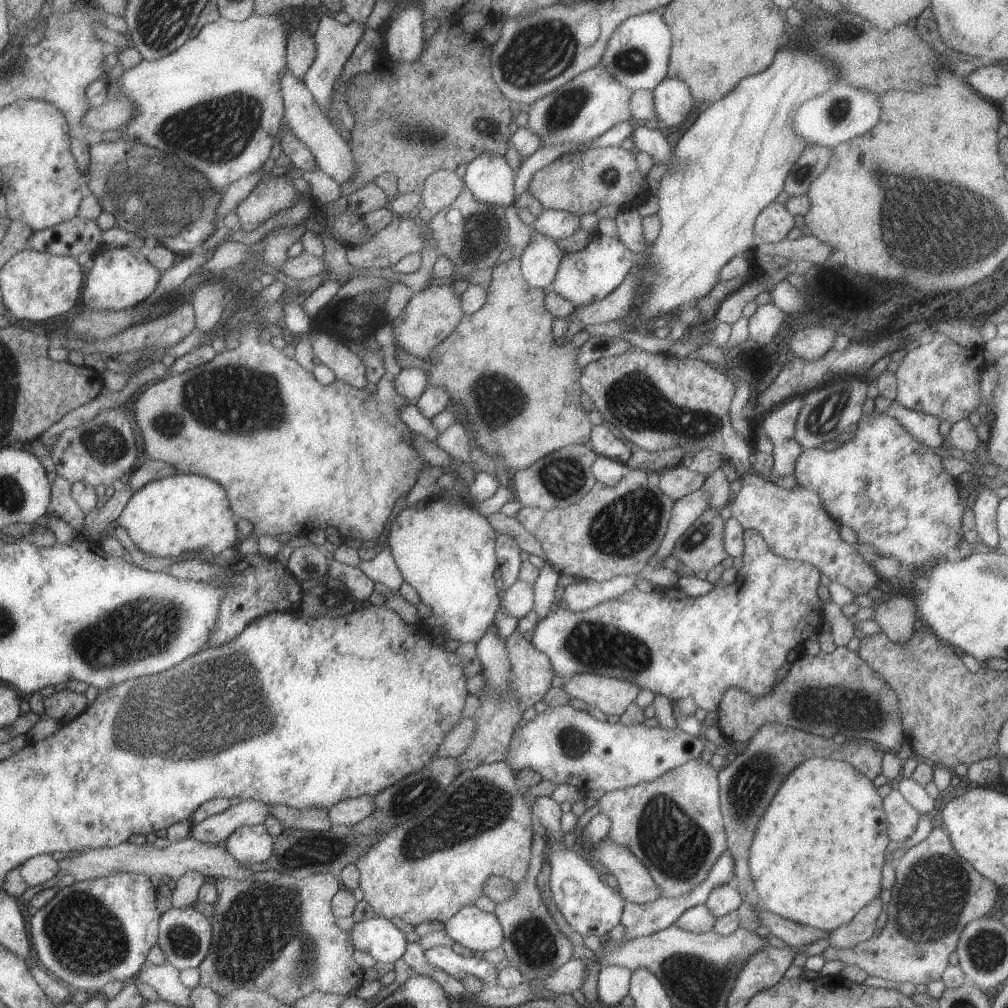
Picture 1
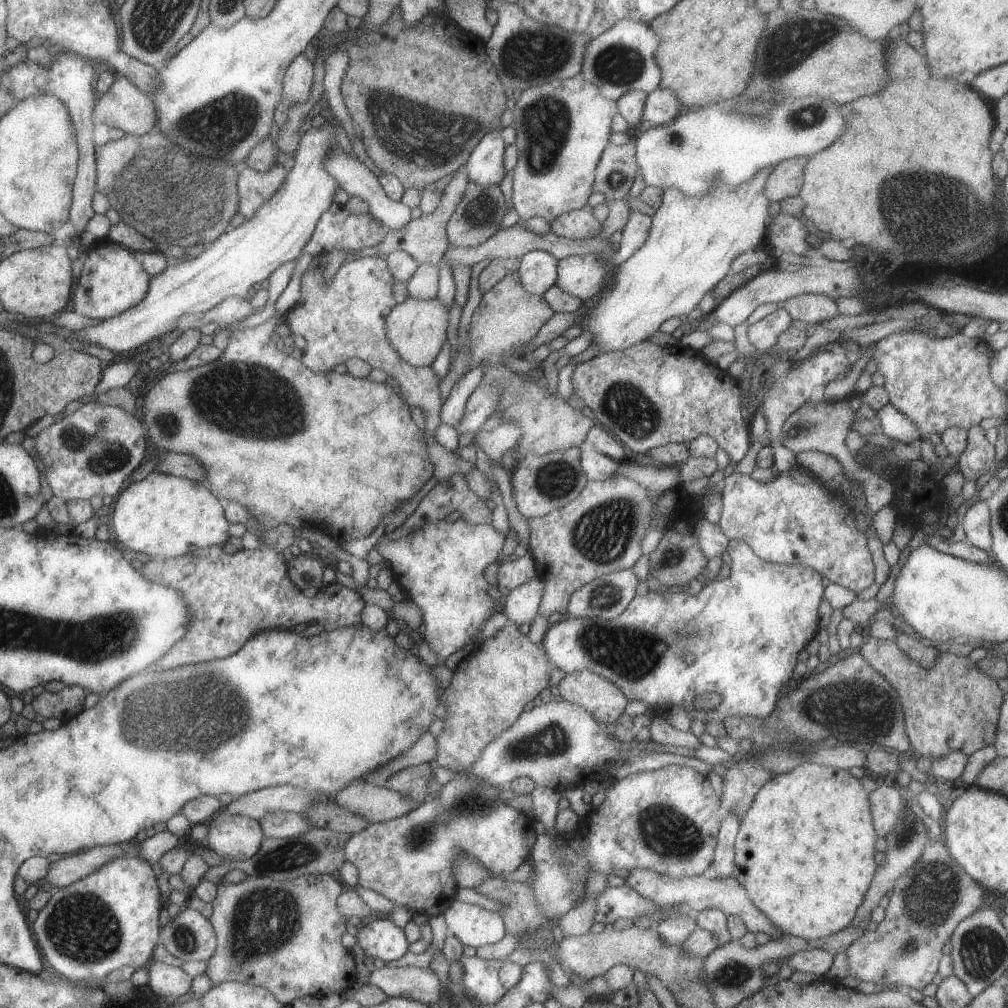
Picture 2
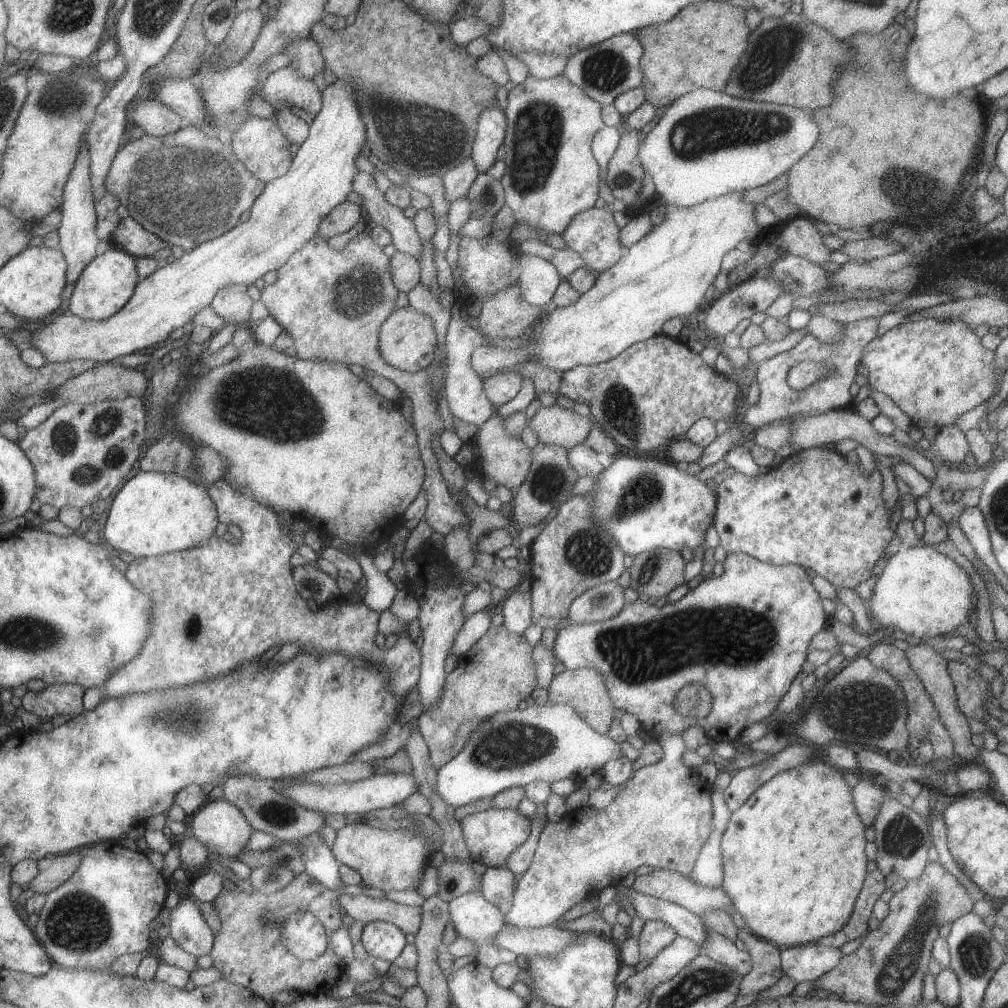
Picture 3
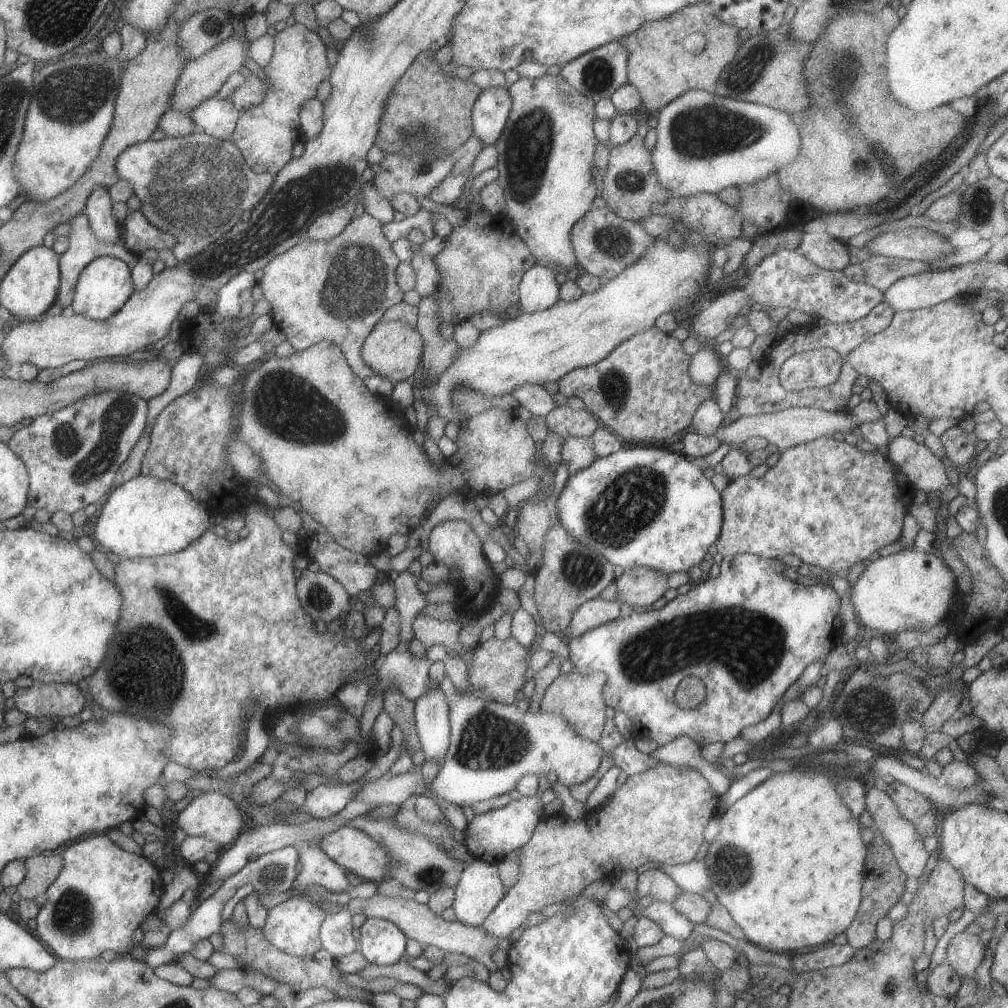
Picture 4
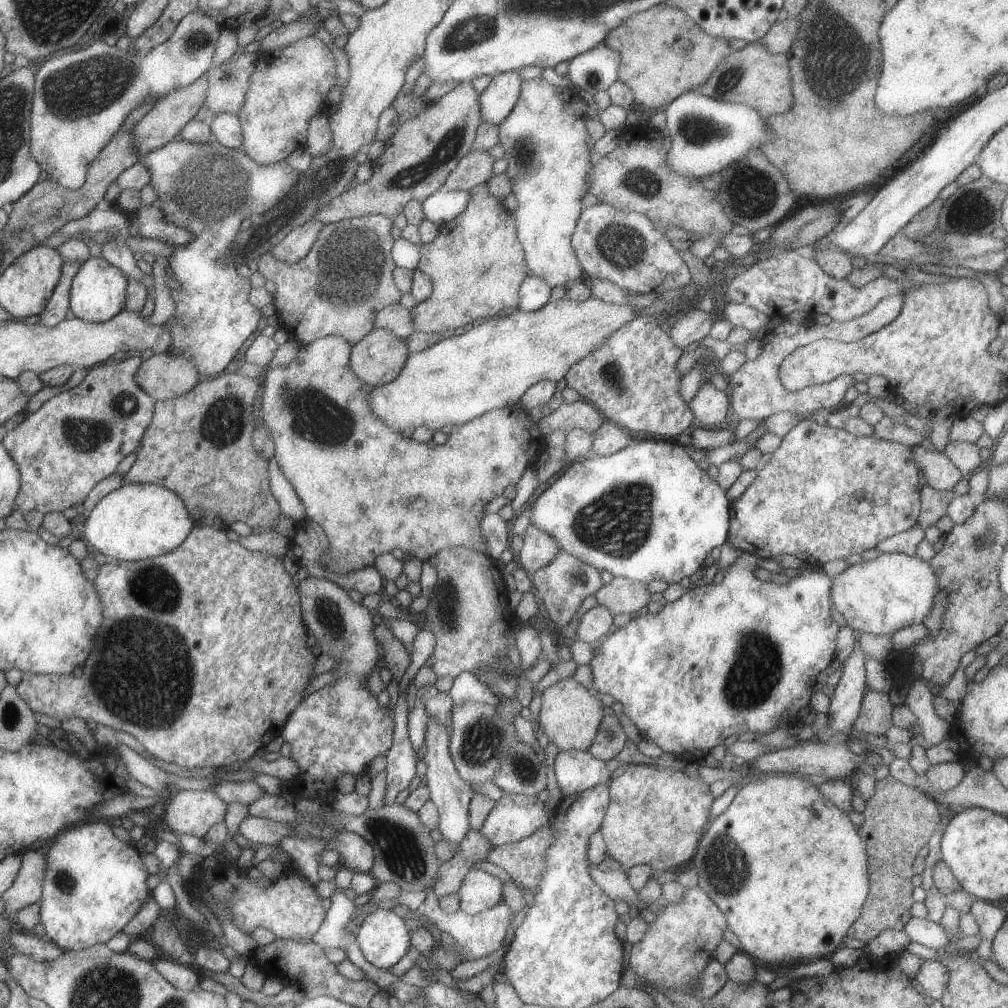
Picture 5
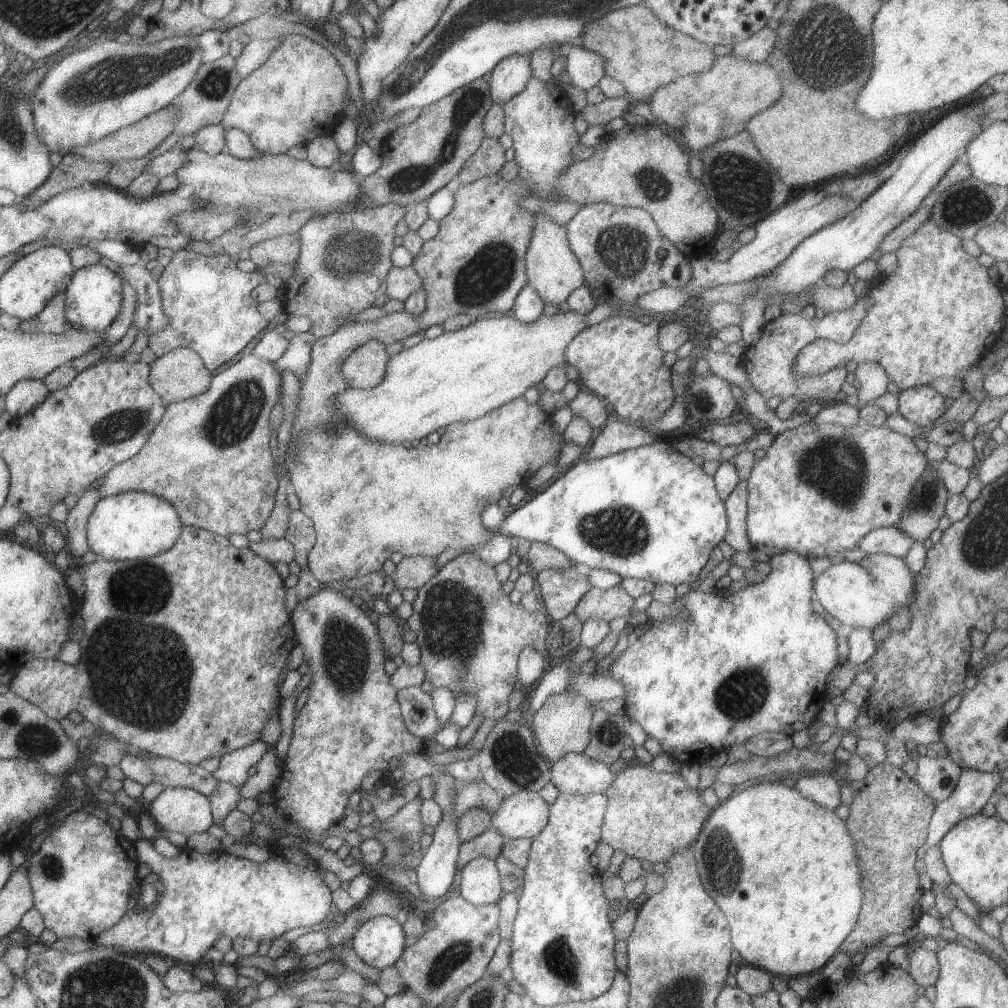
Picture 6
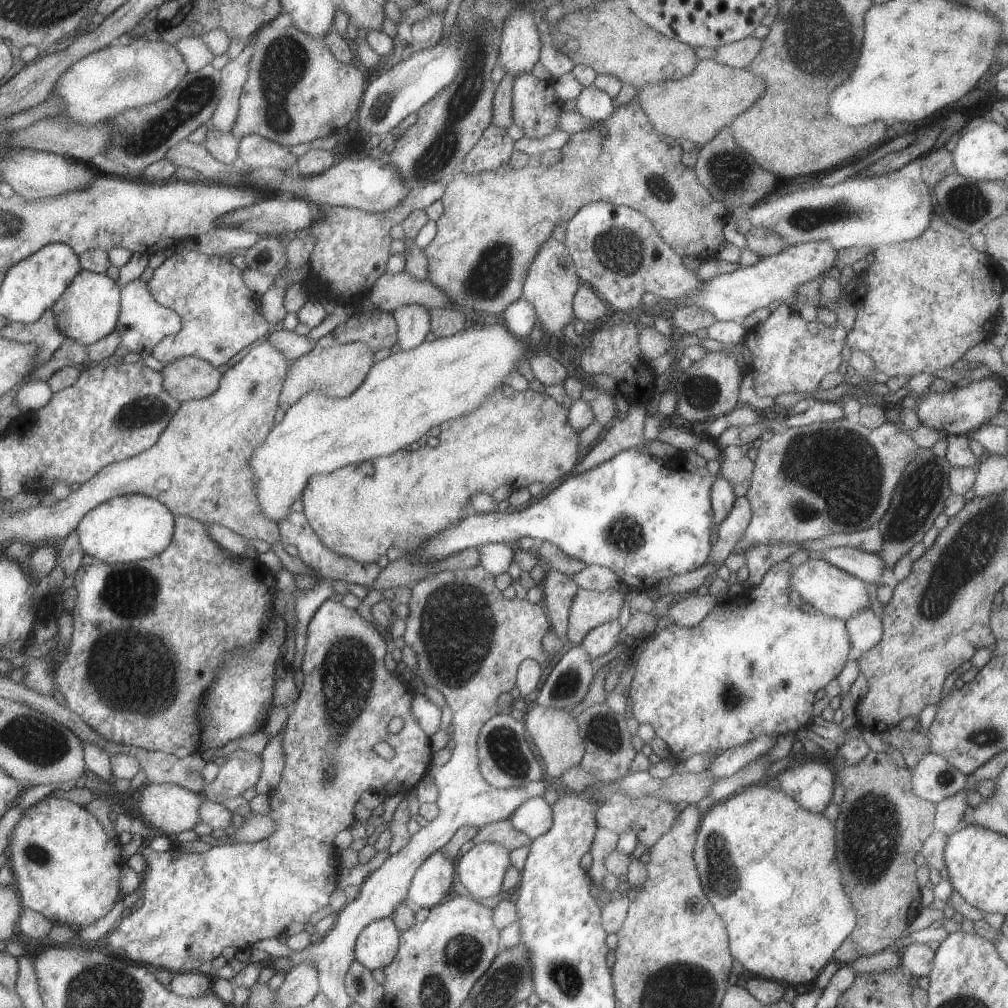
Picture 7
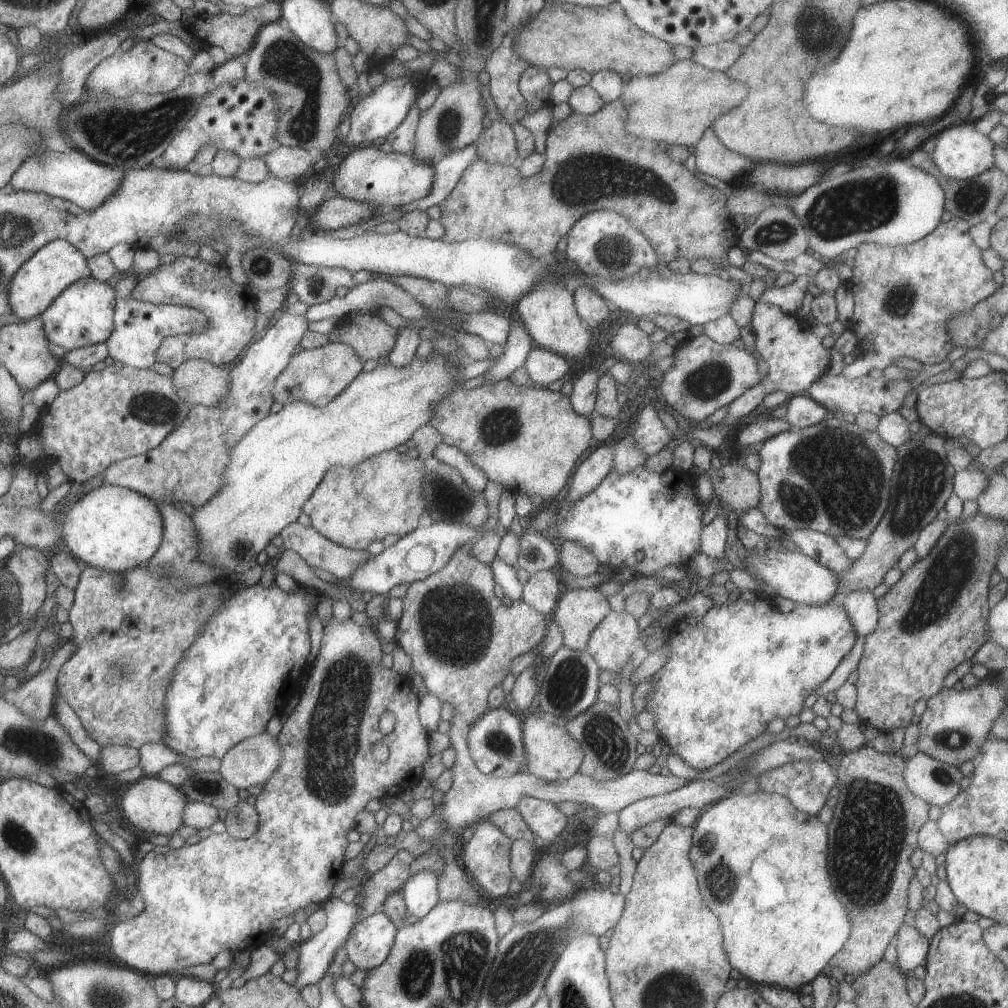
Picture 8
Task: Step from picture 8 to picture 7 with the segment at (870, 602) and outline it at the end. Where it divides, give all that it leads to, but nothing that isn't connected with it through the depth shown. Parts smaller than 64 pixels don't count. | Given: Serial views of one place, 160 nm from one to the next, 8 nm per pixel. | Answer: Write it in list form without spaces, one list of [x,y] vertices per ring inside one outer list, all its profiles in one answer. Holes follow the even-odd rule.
[[[870,608],[848,618],[844,622],[844,627],[854,654],[873,648],[882,635],[880,618]]]

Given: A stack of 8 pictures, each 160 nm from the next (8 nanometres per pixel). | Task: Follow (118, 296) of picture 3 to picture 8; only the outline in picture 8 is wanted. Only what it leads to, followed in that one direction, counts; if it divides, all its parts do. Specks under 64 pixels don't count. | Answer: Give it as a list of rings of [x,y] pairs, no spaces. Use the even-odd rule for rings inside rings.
[[[91,275],[72,282],[40,314],[45,336],[48,341],[65,350],[88,347],[103,343],[114,327],[113,313],[116,303],[113,287],[98,281]]]

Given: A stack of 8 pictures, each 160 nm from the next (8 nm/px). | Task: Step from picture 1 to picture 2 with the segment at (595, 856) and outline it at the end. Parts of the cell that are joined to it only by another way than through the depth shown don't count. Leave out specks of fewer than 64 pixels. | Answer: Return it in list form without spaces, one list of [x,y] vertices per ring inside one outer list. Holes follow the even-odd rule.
[[[633,869],[627,874],[624,885],[641,894],[643,898],[655,902],[657,906],[685,907],[687,911],[695,915],[701,910],[713,908],[721,910],[721,913],[725,915],[734,915],[739,918],[749,933],[760,932],[766,934],[770,939],[782,937],[782,934],[779,934],[779,930],[775,930],[775,926],[771,926],[767,918],[749,902],[745,890],[731,876],[717,879],[707,879],[702,875],[672,878],[667,876],[667,874],[657,874],[657,872],[652,872],[651,870]]]

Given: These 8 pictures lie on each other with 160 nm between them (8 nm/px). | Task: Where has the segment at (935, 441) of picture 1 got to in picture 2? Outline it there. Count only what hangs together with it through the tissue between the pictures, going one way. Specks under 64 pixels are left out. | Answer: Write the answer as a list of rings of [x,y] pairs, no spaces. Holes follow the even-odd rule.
[[[887,403],[877,412],[876,417],[881,427],[882,433],[890,439],[900,441],[903,445],[908,445],[914,440],[921,440],[917,426],[904,414],[899,414],[891,404]]]

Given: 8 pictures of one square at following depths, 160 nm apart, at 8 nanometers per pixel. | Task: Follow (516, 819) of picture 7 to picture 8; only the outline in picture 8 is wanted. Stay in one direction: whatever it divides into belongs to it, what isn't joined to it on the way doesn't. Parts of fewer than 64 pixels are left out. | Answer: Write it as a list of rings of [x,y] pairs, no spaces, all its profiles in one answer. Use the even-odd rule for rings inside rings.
[[[523,797],[516,809],[527,828],[545,844],[552,843],[566,829],[567,817],[552,802]]]

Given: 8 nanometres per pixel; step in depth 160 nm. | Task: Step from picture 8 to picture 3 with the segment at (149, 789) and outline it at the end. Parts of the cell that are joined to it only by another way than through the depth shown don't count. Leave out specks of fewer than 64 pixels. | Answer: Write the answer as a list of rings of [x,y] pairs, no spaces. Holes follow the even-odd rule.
[[[223,798],[210,799],[194,814],[187,818],[191,836],[195,837],[209,853],[219,856],[236,857],[244,850],[252,828],[243,813]]]

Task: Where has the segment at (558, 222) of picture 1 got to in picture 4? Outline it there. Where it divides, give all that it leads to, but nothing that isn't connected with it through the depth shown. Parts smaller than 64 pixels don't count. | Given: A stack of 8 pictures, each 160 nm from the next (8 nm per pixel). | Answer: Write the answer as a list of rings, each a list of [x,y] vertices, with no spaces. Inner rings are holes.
[[[591,207],[570,228],[570,243],[576,256],[578,270],[600,278],[602,282],[616,277],[626,266],[638,261],[650,248],[654,238],[639,223],[617,216],[611,209]]]

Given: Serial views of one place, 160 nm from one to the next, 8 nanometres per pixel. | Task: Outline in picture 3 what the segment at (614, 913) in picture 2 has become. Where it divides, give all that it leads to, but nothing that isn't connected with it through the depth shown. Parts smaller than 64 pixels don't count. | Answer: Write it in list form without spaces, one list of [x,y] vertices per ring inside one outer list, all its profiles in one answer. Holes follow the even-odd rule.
[[[628,889],[625,898],[631,904],[637,917],[645,921],[661,921],[668,924],[676,933],[677,937],[685,937],[704,946],[705,928],[701,918],[689,912],[689,909],[676,905],[669,901],[661,901]]]

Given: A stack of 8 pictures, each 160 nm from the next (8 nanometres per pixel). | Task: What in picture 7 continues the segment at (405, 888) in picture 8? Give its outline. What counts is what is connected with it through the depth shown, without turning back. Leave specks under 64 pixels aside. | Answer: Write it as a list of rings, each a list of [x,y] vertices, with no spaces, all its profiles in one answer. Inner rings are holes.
[[[441,849],[432,852],[415,871],[407,891],[407,903],[413,908],[428,908],[441,902],[454,882],[455,861]]]

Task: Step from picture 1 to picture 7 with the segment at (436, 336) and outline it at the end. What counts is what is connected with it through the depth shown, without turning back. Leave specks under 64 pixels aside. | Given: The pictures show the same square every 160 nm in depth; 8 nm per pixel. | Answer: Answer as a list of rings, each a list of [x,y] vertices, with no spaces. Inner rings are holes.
[[[347,343],[324,349],[314,346],[294,360],[278,396],[279,407],[285,412],[307,391],[323,393],[328,397],[346,397],[364,381],[373,363],[373,352],[363,343]]]

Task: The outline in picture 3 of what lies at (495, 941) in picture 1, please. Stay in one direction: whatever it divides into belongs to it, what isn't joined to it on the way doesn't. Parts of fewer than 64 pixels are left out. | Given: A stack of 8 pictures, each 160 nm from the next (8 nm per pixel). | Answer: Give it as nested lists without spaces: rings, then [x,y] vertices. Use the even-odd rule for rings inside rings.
[[[480,892],[459,895],[457,898],[450,900],[448,906],[450,923],[454,926],[455,932],[459,937],[476,946],[475,962],[479,966],[487,967],[491,970],[495,965],[515,962],[516,954],[507,949],[502,949],[494,943],[495,935],[505,925],[503,914],[496,906],[487,902],[487,899],[484,899]]]

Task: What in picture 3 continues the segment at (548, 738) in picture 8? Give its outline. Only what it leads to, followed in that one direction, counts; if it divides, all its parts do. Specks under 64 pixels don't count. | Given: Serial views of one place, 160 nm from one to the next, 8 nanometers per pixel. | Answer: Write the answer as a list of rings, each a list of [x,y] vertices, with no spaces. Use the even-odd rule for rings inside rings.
[[[587,667],[565,669],[551,679],[547,690],[549,703],[567,703],[597,733],[604,735],[608,733],[610,722],[614,719],[615,708],[605,688],[604,680],[598,672]]]

